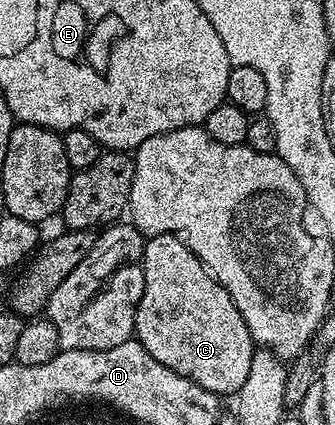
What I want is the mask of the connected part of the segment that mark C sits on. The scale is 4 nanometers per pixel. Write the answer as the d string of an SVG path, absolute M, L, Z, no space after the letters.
M152 236L143 245L141 295L135 306L134 335L153 359L201 386L205 392L235 394L245 378L249 378L253 341L245 326L245 318L199 257L194 256L189 246L185 246L177 236Z

